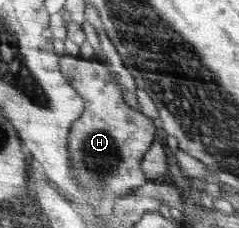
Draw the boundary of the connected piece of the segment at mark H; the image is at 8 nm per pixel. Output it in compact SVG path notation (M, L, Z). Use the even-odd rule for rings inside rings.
M64 54L59 58L59 68L64 79L80 94L84 102L85 110L70 127L67 141L71 172L75 180L79 181L79 187L95 199L115 201L118 197L128 195L133 189L144 185L148 179L143 174L141 161L154 141L156 128L152 119L126 104L121 88L113 81L109 69L99 59Z

